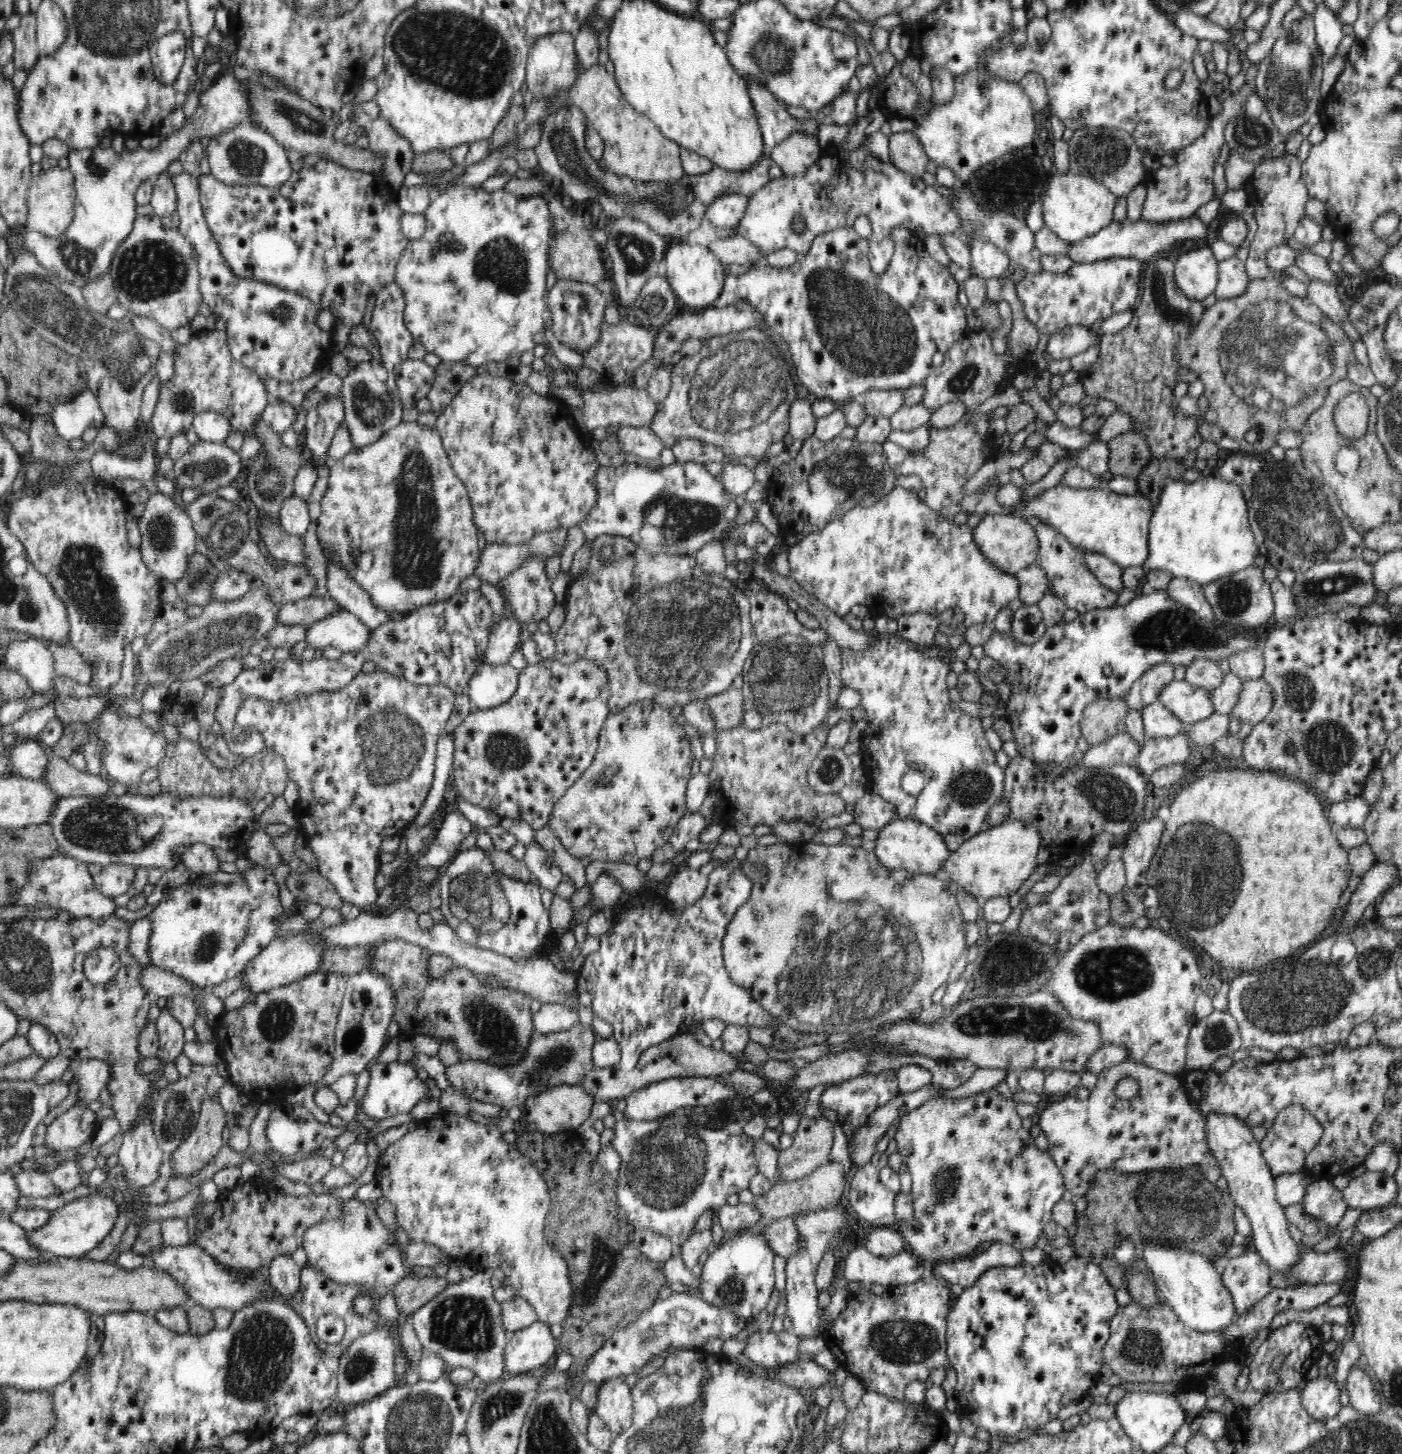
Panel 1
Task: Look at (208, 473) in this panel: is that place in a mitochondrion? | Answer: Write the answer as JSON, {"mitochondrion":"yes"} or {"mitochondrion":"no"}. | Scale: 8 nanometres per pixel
{"mitochondrion":"yes"}

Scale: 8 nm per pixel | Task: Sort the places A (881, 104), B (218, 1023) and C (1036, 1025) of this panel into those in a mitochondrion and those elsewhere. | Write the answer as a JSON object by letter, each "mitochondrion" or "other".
{"A":"other","B":"other","C":"mitochondrion"}

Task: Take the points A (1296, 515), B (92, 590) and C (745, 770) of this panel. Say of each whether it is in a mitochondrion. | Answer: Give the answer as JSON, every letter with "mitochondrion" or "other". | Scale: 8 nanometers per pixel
{"A":"mitochondrion","B":"mitochondrion","C":"other"}

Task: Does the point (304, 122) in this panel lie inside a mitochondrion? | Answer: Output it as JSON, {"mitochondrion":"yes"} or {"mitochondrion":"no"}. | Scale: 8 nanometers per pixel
{"mitochondrion":"yes"}

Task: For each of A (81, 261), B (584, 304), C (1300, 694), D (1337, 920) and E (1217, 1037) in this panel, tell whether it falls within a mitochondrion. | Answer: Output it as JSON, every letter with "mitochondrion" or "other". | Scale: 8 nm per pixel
{"A":"mitochondrion","B":"other","C":"mitochondrion","D":"other","E":"mitochondrion"}

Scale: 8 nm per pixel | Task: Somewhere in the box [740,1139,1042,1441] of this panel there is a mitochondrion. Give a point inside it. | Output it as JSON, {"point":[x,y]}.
{"point":[906,1342]}

